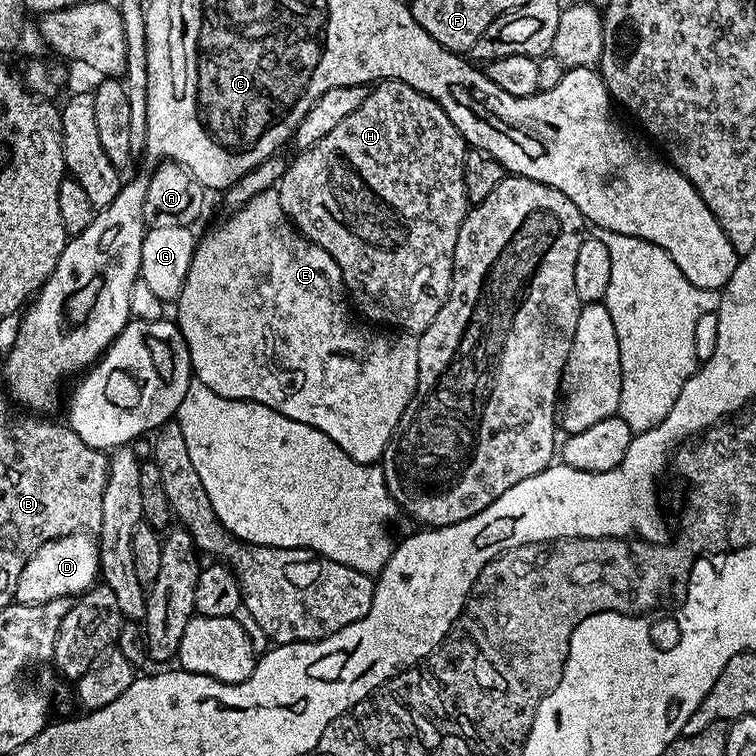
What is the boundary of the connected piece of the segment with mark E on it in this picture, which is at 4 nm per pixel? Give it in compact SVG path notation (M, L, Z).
M279 191L258 194L250 198L250 202L246 202L242 208L235 209L229 216L232 217L222 221L213 232L206 233L197 243L196 253L190 262L190 270L186 274L186 282L182 286L182 294L174 304L176 308L174 319L180 326L182 338L186 338L195 379L201 384L210 386L210 390L214 390L214 394L222 398L253 400L256 404L266 406L286 418L294 418L294 422L302 422L306 426L314 426L322 430L322 434L329 436L339 448L346 450L346 454L350 454L350 458L354 458L359 464L377 463L383 457L388 443L392 441L392 435L396 433L398 422L416 389L417 337L399 330L377 330L357 319L350 307L350 297L344 286L342 270L338 270L338 262L334 262L334 258L330 258L330 254L322 250L322 246L318 246L313 240L307 240L288 219L282 210Z

